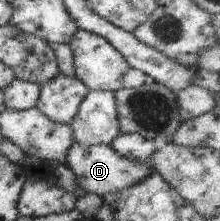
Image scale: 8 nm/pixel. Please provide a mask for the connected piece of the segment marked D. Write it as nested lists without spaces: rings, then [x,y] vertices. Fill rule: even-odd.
[[[79,143],[73,144],[67,152],[67,160],[65,164],[73,170],[75,180],[85,192],[95,194],[95,196],[105,196],[105,194],[115,194],[119,190],[125,190],[141,180],[145,180],[152,172],[152,165],[147,162],[139,162],[139,160],[129,160],[125,156],[119,156],[112,146],[89,145],[85,146]]]

